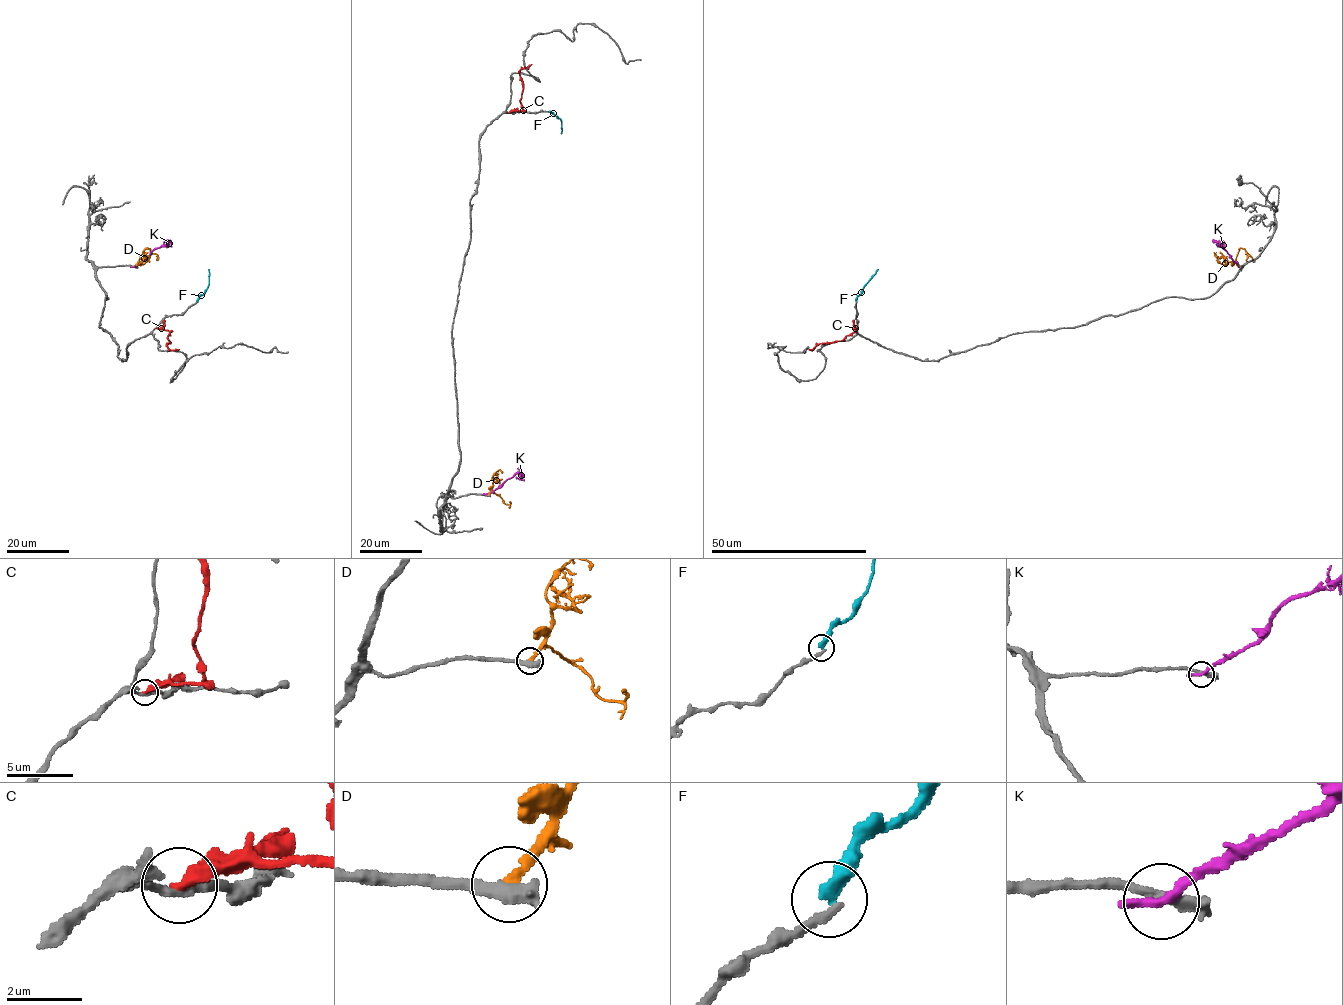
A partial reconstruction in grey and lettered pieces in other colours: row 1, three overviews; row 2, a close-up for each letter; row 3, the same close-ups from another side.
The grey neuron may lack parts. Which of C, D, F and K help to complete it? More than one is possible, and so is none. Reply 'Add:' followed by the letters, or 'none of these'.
Add: none of these

